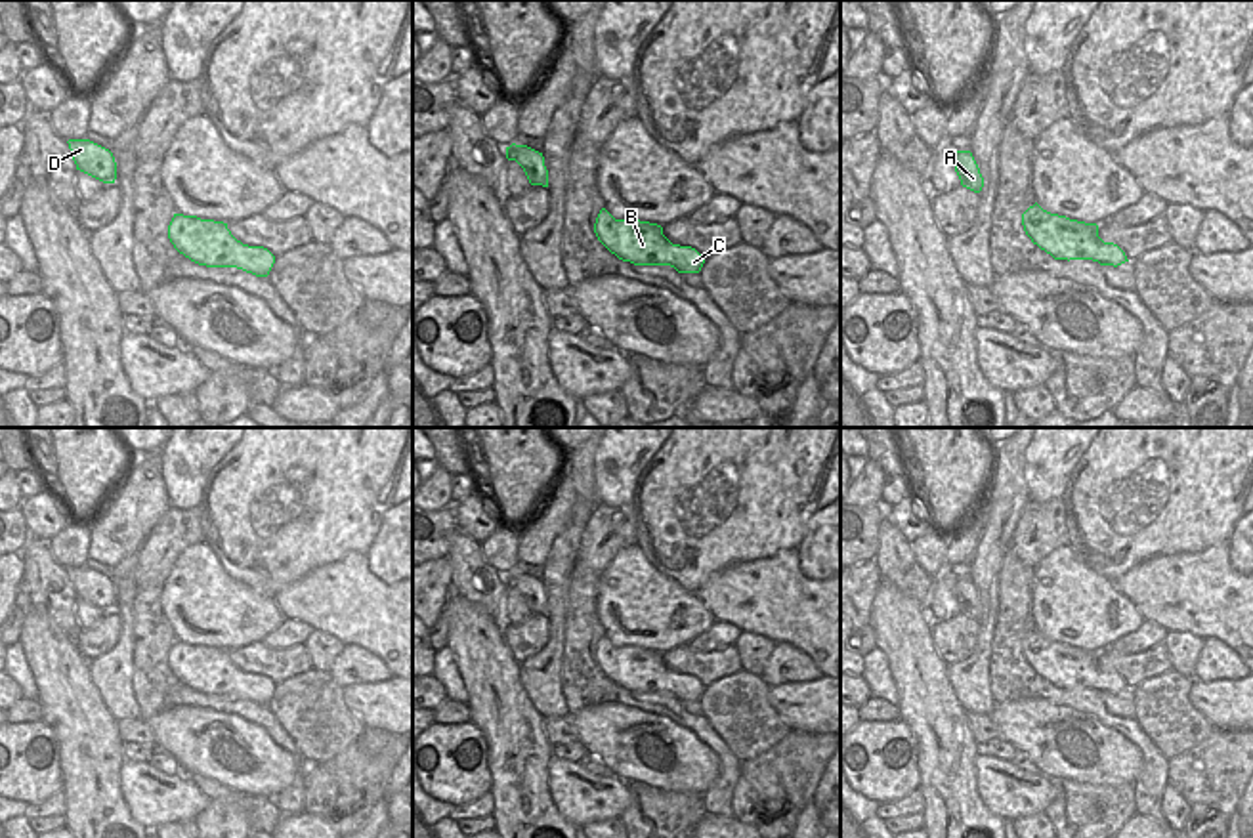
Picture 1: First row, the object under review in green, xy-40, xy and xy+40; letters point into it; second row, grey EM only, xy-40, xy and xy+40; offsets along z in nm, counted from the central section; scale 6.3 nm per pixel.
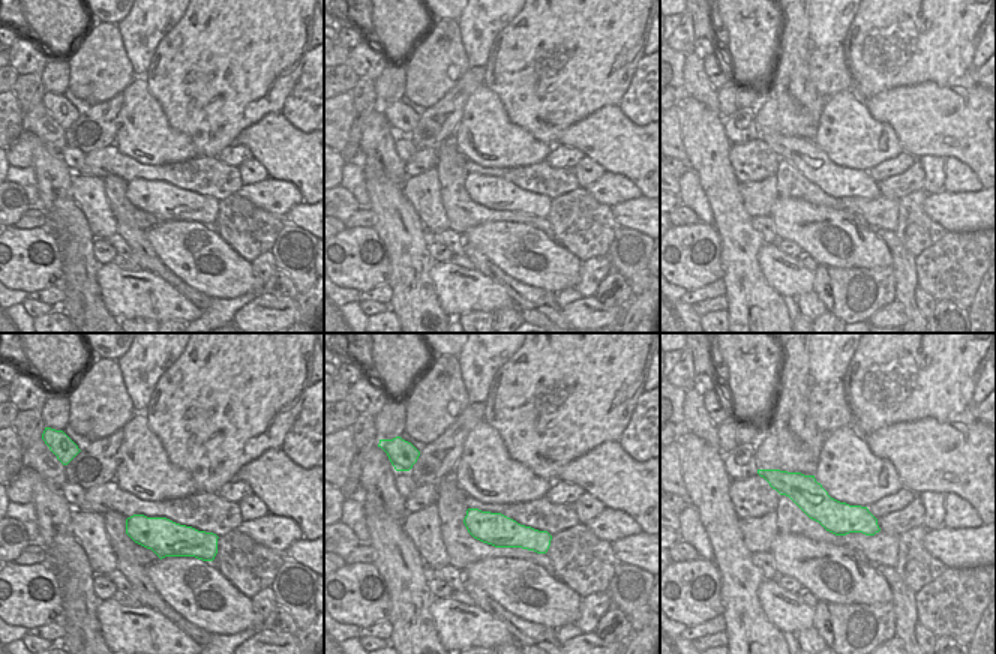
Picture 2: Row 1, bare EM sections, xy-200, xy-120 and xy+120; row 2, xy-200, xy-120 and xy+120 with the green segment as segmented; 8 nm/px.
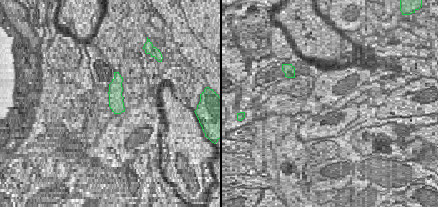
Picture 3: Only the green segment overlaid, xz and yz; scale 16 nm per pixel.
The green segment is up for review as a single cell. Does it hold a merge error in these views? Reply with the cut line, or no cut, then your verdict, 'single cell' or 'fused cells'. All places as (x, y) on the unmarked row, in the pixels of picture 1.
xy-40 (113, 585), (98, 596), (96, 606) | fused cells

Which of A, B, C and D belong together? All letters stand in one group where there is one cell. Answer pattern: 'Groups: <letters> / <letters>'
Groups: A B C / D.

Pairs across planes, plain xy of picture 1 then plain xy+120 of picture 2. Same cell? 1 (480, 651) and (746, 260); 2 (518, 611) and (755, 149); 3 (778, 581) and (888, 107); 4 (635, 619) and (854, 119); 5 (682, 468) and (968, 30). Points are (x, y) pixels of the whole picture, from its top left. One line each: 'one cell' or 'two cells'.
1: one cell
2: two cells
3: one cell
4: one cell
5: one cell

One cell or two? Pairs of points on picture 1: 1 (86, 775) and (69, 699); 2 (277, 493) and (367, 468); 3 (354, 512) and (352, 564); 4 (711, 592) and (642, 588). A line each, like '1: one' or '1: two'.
1: one
2: one
3: two
4: two

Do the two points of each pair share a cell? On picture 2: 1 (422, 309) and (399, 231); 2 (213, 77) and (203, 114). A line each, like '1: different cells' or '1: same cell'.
1: same cell
2: same cell

